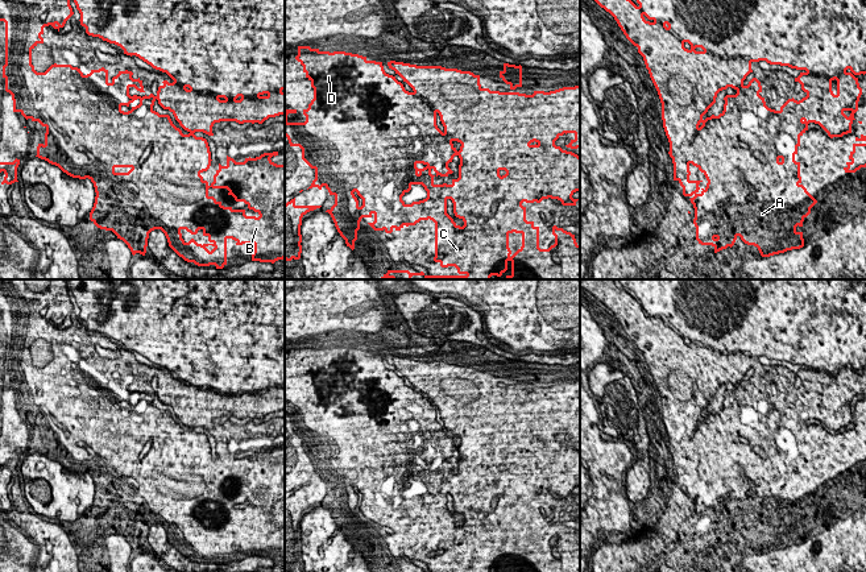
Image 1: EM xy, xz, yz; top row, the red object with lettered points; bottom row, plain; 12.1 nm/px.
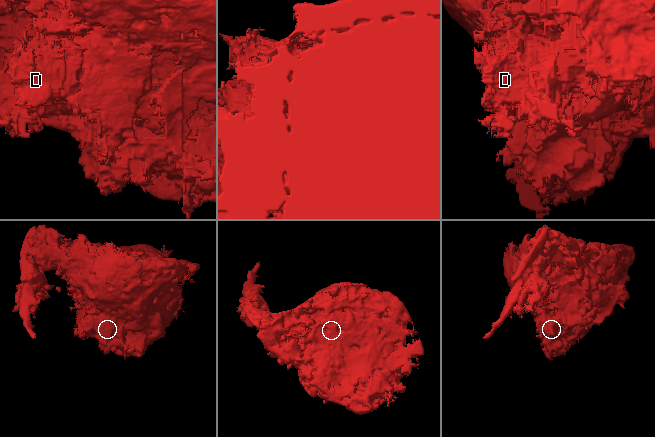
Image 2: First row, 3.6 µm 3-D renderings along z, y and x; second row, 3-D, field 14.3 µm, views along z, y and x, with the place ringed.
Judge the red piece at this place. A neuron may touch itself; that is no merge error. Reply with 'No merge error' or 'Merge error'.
No merge error

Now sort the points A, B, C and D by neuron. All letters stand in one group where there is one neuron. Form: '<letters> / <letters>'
A B C D

